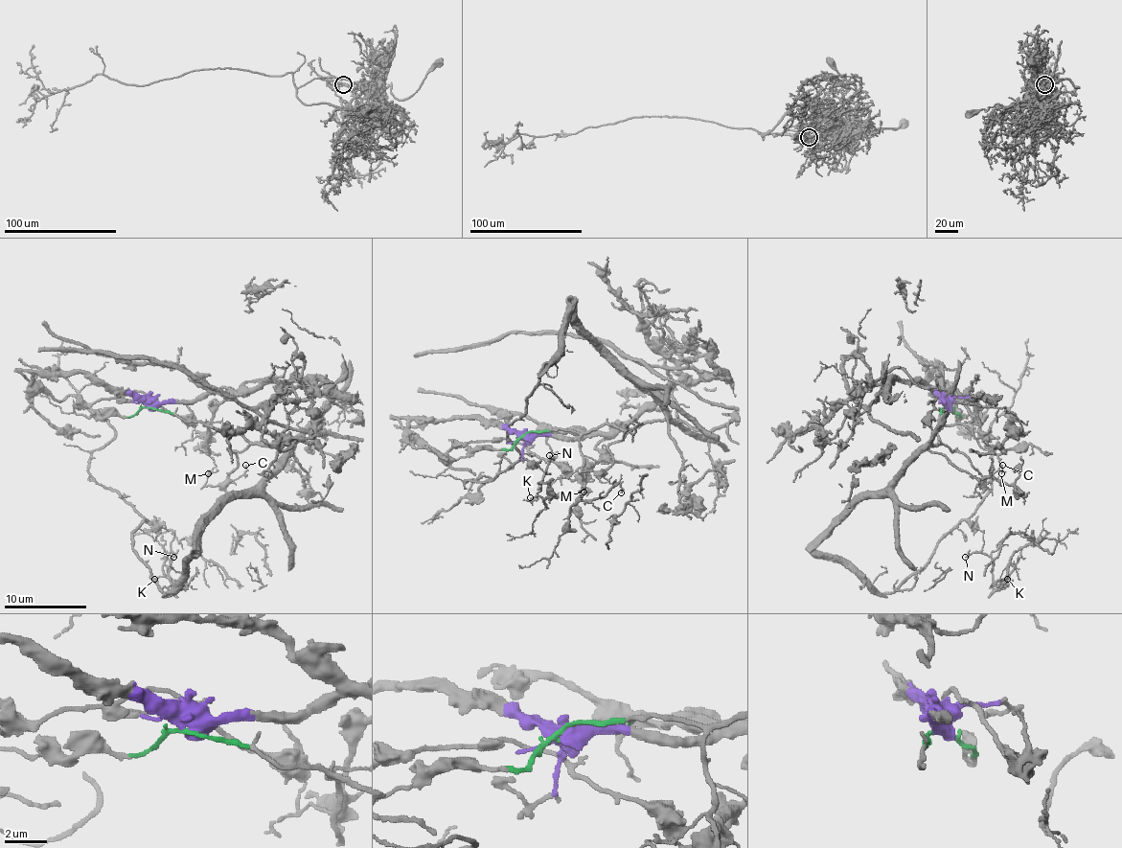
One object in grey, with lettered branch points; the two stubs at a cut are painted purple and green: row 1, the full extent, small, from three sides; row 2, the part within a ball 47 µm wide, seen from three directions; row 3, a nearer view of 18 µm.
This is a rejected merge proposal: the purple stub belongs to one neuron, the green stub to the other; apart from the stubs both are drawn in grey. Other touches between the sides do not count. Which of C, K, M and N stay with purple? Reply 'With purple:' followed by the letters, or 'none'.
With purple: none

